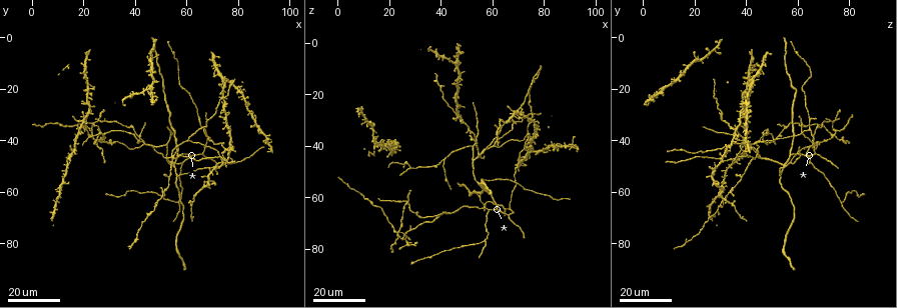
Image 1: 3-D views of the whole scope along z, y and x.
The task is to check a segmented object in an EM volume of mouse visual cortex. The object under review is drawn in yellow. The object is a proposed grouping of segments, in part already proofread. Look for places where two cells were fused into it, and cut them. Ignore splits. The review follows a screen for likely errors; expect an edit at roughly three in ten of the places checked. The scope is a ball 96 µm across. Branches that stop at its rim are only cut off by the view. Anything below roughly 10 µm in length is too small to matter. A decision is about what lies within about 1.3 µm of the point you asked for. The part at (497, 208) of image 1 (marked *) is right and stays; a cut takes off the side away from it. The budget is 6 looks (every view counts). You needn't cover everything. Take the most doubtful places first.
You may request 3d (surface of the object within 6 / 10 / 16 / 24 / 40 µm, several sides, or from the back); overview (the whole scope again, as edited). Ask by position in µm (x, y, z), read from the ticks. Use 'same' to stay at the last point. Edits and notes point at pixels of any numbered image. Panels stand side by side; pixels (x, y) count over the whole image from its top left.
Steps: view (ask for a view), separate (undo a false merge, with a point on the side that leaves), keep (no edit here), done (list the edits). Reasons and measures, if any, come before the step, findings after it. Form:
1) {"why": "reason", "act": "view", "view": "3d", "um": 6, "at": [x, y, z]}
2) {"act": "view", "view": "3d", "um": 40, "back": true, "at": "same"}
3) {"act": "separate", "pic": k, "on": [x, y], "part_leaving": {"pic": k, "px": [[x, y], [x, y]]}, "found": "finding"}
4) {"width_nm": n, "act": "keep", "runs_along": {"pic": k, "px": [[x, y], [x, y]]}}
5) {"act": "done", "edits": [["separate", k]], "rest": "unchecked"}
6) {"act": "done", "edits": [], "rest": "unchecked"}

{"why": "small branch off a trunk", "act": "view", "view": "3d", "um": 16, "at": [57, 53, 54]}

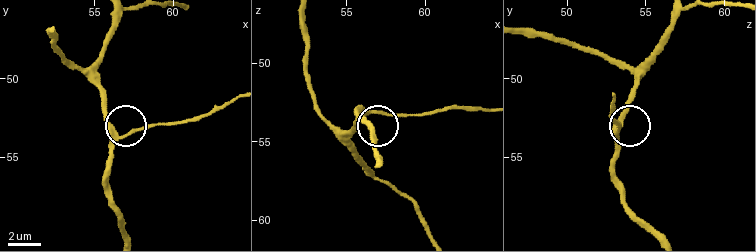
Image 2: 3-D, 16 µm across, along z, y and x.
{"why": "zoom in", "act": "view", "view": "3d", "um": 10, "at": [56.9, 53.6, 53.0]}

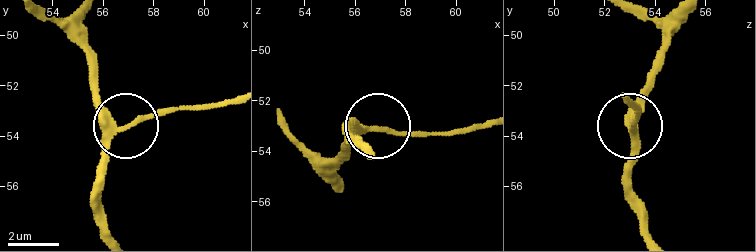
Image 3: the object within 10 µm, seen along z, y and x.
{"width_nm": 280, "act": "keep", "runs_along": {"pic": 3, "px": [[85, 20], [92, 84], [111, 117], [130, 123], [206, 110]]}, "found": "all the same cell"}

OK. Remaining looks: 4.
{"why": "branch point", "act": "view", "view": "3d", "um": 16, "at": [58, 49, 65]}

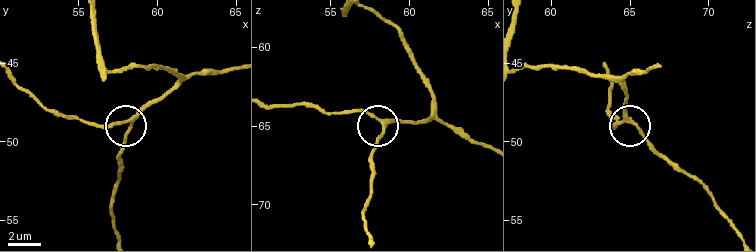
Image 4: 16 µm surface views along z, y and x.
{"act": "view", "view": "3d", "um": 10, "at": [58.3, 48.6, 65.1]}

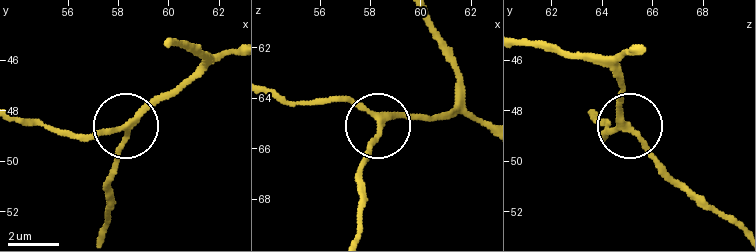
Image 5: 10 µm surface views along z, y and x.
{"act": "keep", "runs_along": {"pic": 5, "px": [[611, 58], [620, 114], [687, 189]]}, "found": "continuous, no second cell"}

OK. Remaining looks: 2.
{"why": "arms part here", "act": "view", "view": "3d", "um": 24, "at": [61, 40, 40]}

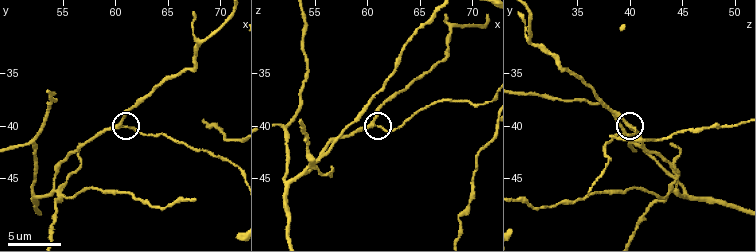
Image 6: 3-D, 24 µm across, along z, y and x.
{"act": "view", "view": "3d", "um": 10, "at": [60.6, 39.6, 39.8]}

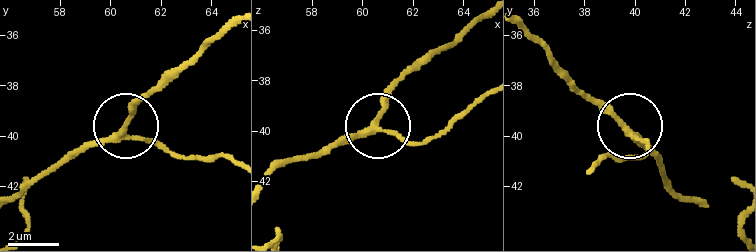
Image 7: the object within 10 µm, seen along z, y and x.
{"act": "keep", "runs_along": {"pic": 7, "px": [[18, 196], [127, 132], [177, 153]]}, "found": "continuous, no second cell"}

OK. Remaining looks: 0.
{"act": "done", "edits": [], "rest": "unchecked"}

